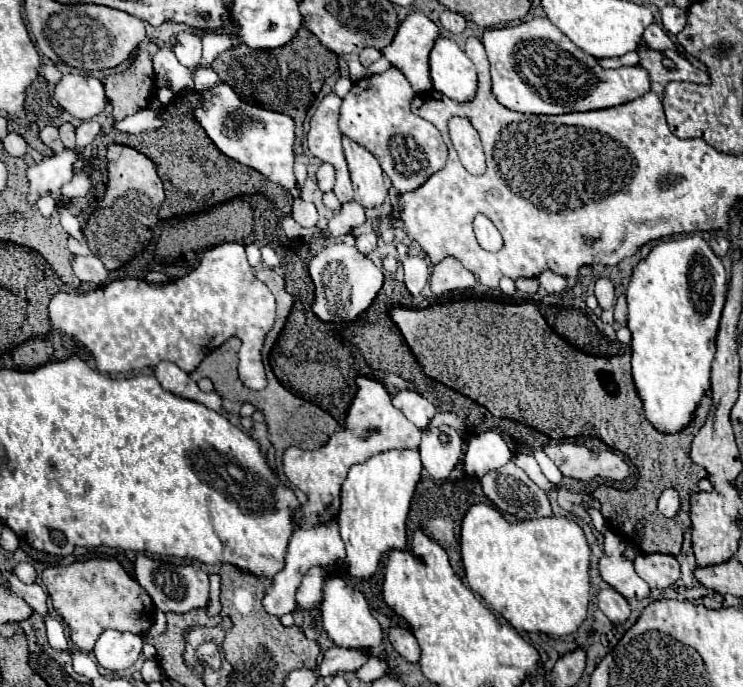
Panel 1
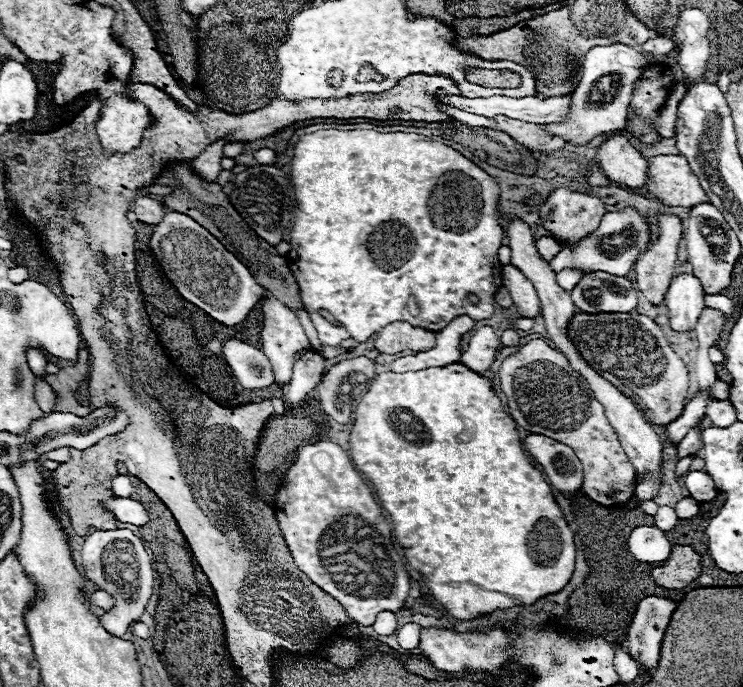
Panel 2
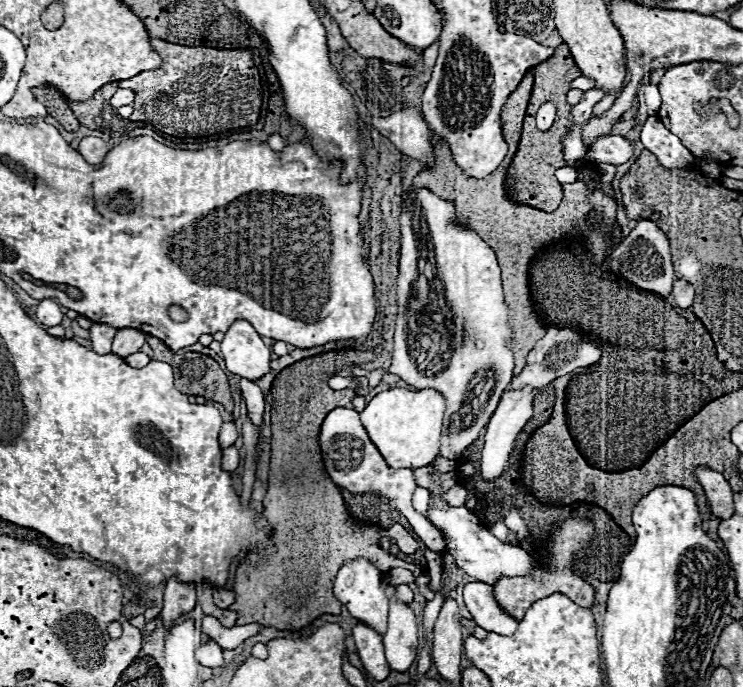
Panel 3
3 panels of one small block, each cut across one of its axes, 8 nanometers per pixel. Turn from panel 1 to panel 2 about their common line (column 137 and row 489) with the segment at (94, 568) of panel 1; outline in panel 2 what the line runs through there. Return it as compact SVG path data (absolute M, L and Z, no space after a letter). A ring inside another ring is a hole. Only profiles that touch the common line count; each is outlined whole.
M540 338L530 340L516 354L510 354L502 362L502 366L498 370L498 380L500 380L502 392L504 392L504 396L508 400L510 416L514 418L514 422L518 426L522 426L524 430L528 430L532 434L544 434L548 438L560 440L562 444L566 444L566 446L570 446L574 450L574 454L582 462L582 480L584 480L582 482L582 492L590 500L594 500L594 502L598 502L602 506L608 506L608 508L616 508L616 506L626 504L632 498L634 488L636 488L636 474L634 474L634 468L632 468L626 452L620 446L618 434L610 426L610 422L608 422L608 418L604 414L604 408L594 398L594 392L590 390L586 378L572 368L568 358L560 350L550 348Z

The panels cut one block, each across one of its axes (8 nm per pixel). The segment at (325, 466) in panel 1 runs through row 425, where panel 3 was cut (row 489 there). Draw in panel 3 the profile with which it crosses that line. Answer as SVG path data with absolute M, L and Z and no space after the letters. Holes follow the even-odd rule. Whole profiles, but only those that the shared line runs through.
M334 408L332 412L328 412L328 416L322 424L322 430L320 430L320 448L322 448L322 458L324 458L326 472L330 474L330 478L338 486L342 486L344 490L348 490L352 494L378 494L378 496L382 496L388 506L392 506L402 516L406 516L406 520L410 522L414 532L420 536L420 540L426 544L426 548L430 548L434 552L444 550L444 538L442 538L440 530L434 528L412 506L412 494L414 494L414 488L416 488L412 470L408 470L408 468L394 470L386 464L386 460L380 456L376 446L370 442L364 426L360 424L360 418L358 418L356 410Z

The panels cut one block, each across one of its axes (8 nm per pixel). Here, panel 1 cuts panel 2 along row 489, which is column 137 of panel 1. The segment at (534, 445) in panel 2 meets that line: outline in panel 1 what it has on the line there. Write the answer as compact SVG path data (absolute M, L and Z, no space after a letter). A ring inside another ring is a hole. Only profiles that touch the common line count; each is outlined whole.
M138 554L134 560L134 574L138 584L150 594L156 608L162 612L188 612L208 602L208 574L196 564L180 564L168 570L166 562L154 560L148 554Z

